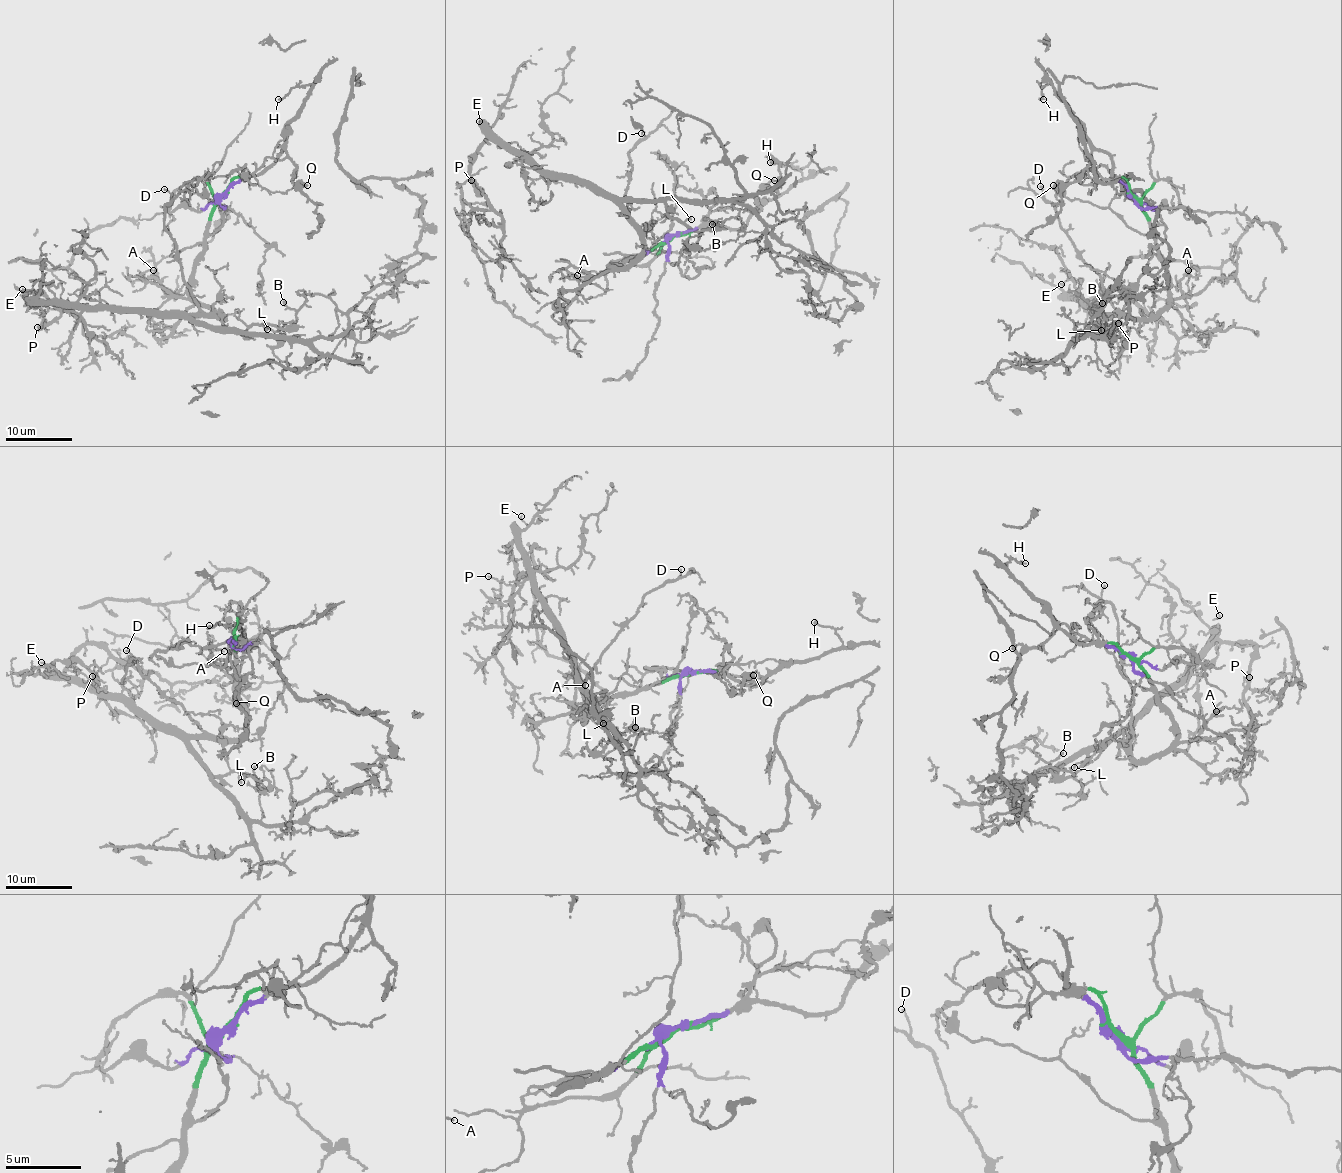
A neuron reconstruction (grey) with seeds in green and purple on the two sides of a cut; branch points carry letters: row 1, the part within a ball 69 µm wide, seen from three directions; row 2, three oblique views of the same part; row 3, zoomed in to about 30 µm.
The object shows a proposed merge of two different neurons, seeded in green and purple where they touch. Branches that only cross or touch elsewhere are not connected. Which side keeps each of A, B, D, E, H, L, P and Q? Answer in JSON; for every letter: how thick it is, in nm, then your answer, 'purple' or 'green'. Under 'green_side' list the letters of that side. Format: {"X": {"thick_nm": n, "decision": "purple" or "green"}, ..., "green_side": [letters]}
{"A": {"thick_nm": 110, "decision": "green"}, "B": {"thick_nm": 140, "decision": "green"}, "D": {"thick_nm": 100, "decision": "green"}, "E": {"thick_nm": 120, "decision": "green"}, "H": {"thick_nm": 220, "decision": "purple"}, "L": {"thick_nm": 130, "decision": "green"}, "P": {"thick_nm": 150, "decision": "green"}, "Q": {"thick_nm": 150, "decision": "purple"}, "green_side": ["A", "B", "D", "E", "L", "P"]}

